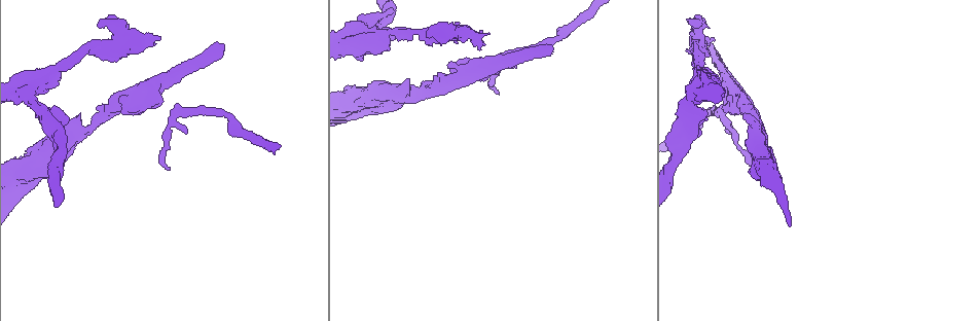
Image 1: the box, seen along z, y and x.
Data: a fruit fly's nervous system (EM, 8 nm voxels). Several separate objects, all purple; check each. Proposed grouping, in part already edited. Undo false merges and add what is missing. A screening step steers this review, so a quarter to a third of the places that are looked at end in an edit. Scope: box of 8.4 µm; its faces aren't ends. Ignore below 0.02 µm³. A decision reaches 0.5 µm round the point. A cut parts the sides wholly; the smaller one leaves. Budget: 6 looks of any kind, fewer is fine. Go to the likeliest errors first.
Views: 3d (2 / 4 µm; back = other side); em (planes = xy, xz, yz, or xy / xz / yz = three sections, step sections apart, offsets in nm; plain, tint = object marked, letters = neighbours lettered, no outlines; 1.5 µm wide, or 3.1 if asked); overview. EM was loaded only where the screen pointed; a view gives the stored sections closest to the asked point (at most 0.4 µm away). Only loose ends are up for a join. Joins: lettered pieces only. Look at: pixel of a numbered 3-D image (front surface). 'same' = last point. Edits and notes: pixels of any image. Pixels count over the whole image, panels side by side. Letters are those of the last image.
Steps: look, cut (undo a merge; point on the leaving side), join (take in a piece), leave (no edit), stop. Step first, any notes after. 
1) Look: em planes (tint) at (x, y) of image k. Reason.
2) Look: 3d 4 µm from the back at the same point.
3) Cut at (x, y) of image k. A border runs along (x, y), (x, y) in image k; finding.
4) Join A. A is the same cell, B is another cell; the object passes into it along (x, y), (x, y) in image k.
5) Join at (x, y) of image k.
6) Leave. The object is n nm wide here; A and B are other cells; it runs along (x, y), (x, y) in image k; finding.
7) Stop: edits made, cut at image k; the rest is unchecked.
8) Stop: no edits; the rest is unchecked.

Look: em planes (letters) at (711, 45) of image 1. Long arm stops here.

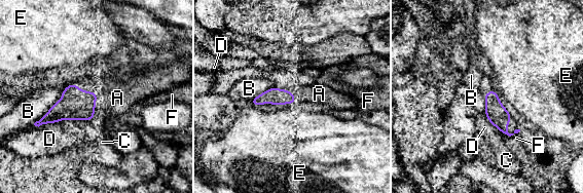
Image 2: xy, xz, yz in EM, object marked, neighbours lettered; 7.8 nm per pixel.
Join A. The object is 130 nm wide here; A is the same cell, B, C, D, E and F are other cells; the neuron continues.

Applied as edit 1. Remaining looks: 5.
Look: em xz step 4 (letters) at (78, 114) of image 1. Free end.

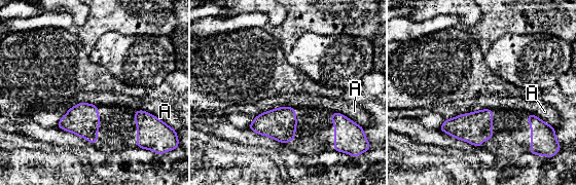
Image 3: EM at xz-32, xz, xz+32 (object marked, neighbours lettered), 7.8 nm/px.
Leave. A is another cell; a border runs along (137, 109), (147, 111), (154, 116) in image 3; none of them fits.

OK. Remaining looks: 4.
Look: em planes (tint) at (498, 92) of image 1. Free end.

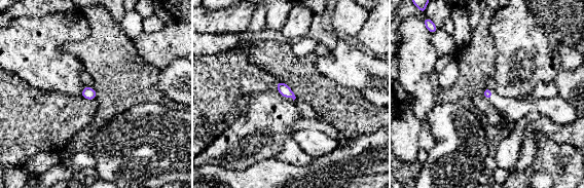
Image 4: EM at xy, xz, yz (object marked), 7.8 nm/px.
Look: em planes (letters) at the same point. See the neighbours.

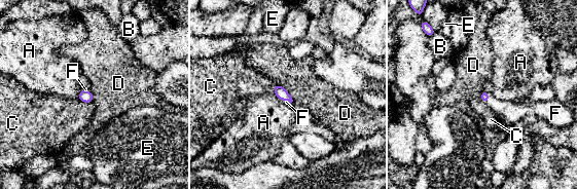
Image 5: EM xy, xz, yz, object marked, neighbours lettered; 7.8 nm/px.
Join F. F is the same cell, A, B, C, D and E are other cells; the object passes into it along (483, 96), (488, 98), (511, 111) in image 5; it goes on there.

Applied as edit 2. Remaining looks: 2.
Stop: edits made, join at image 2, join at image 5; the rest is unchecked.

